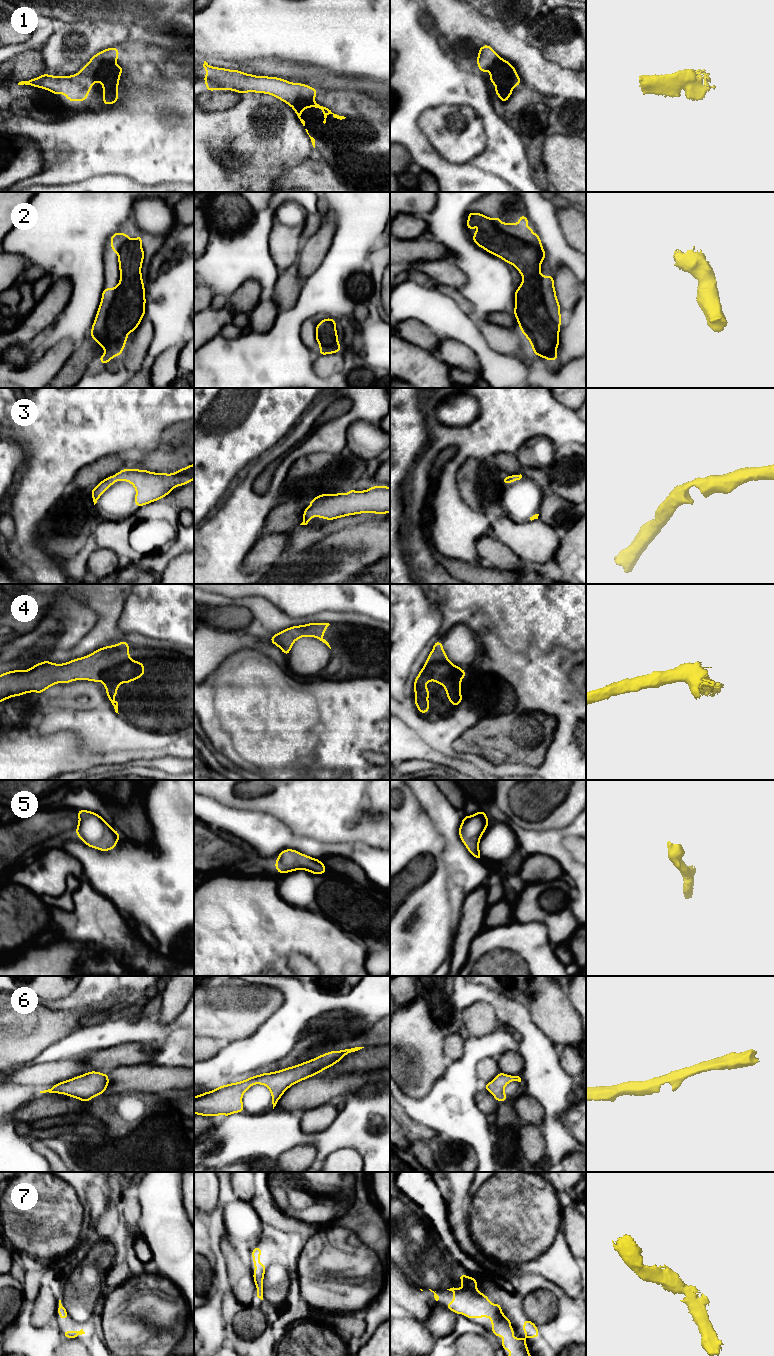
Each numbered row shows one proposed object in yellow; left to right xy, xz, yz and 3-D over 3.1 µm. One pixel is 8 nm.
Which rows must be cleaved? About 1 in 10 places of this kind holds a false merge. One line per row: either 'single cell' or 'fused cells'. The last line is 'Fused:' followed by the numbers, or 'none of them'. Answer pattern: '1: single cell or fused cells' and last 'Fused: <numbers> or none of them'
1: single cell
2: single cell
3: single cell
4: single cell
5: single cell
6: single cell
7: single cell
Fused: none of them

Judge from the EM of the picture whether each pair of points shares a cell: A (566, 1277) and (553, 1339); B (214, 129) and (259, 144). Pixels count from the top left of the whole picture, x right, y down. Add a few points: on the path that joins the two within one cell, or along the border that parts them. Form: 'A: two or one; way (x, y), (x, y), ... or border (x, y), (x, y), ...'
A: two; border (543, 1277), (555, 1283), (574, 1300)
B: one; way (225, 130), (245, 130), (248, 133)

